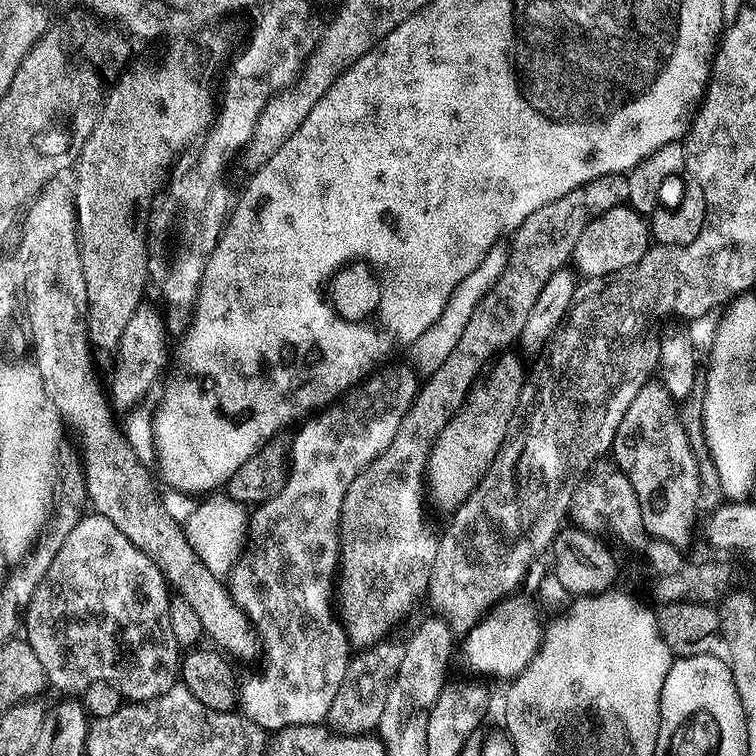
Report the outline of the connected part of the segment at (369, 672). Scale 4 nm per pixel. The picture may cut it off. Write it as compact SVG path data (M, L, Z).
M391 633L361 653L360 666L364 671L355 673L352 679L344 683L331 702L327 721L335 731L343 735L365 735L379 727L386 698L389 697L389 687L406 658L407 639L404 634L398 633Z

